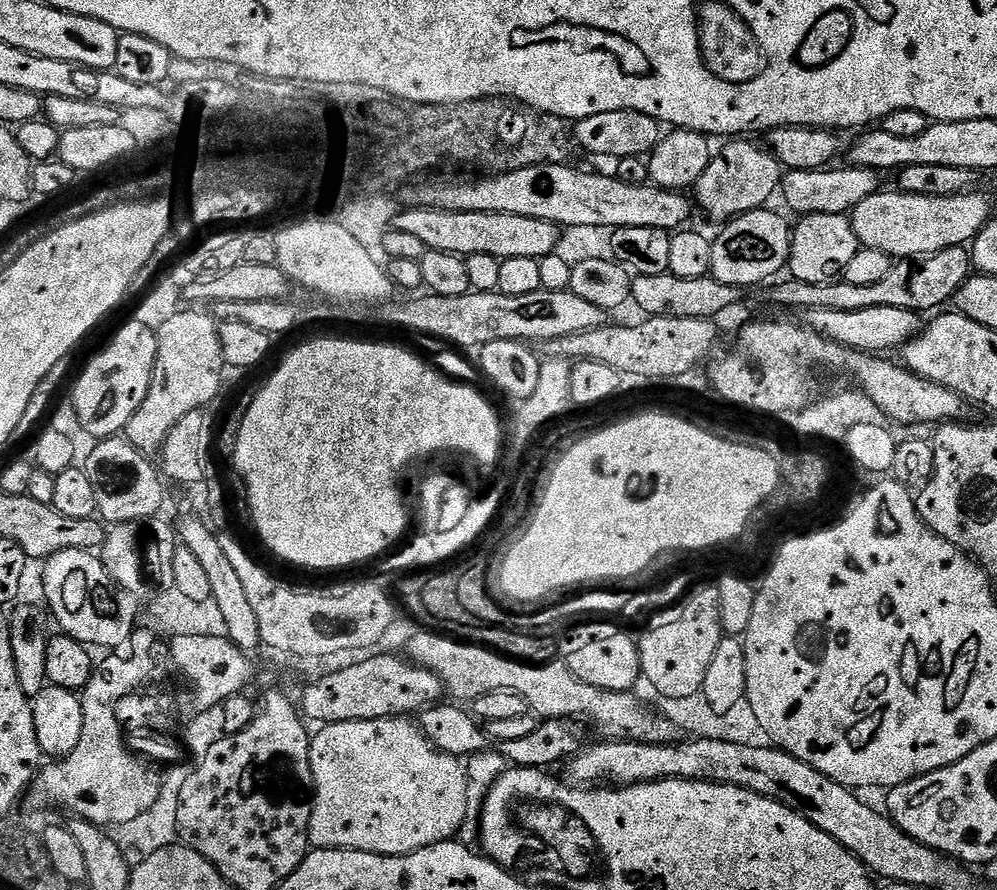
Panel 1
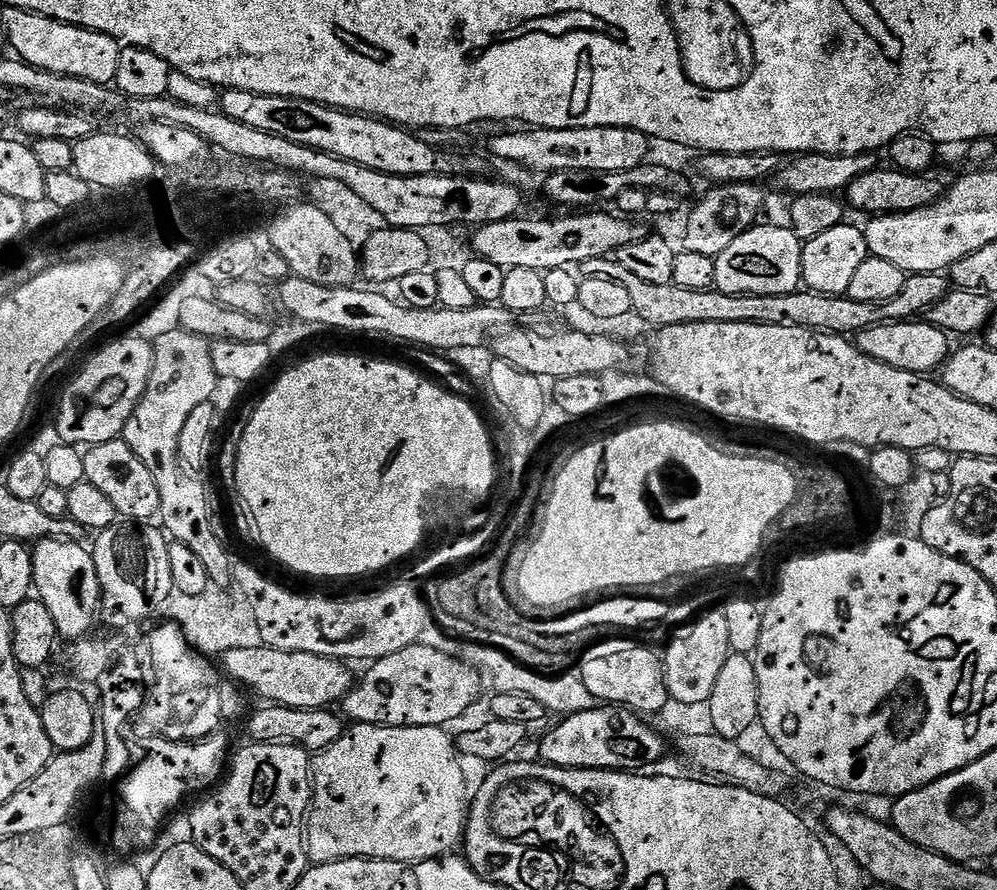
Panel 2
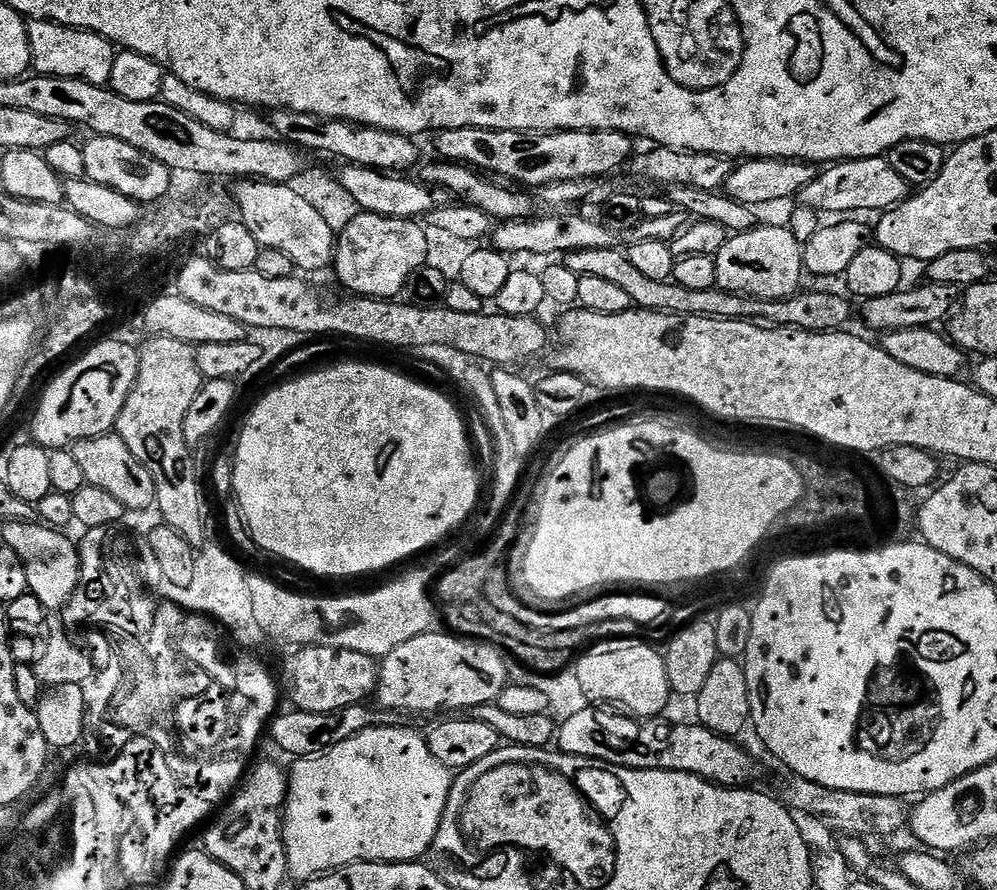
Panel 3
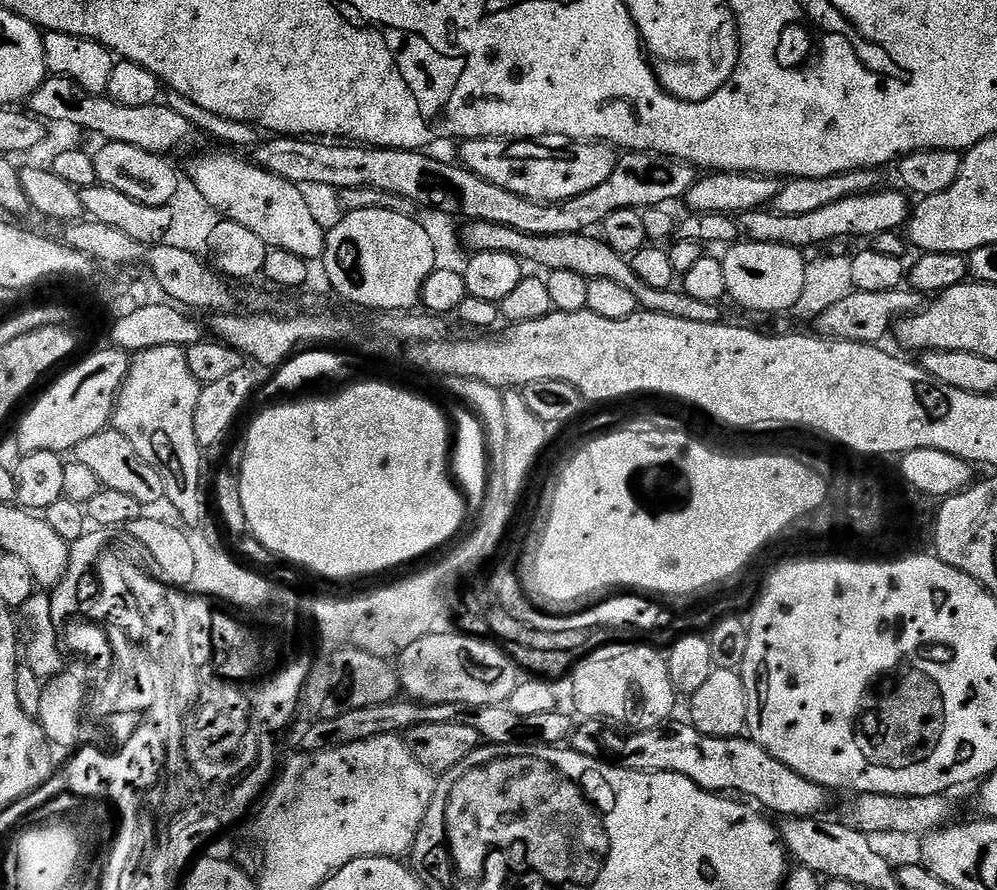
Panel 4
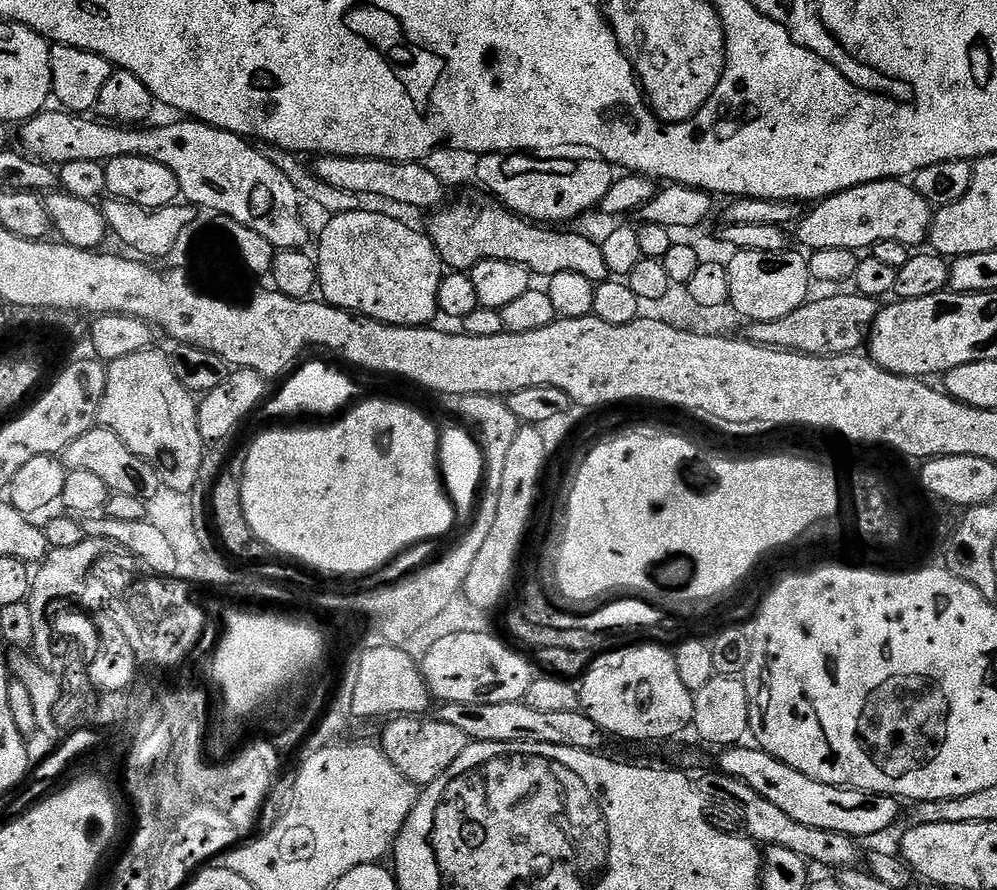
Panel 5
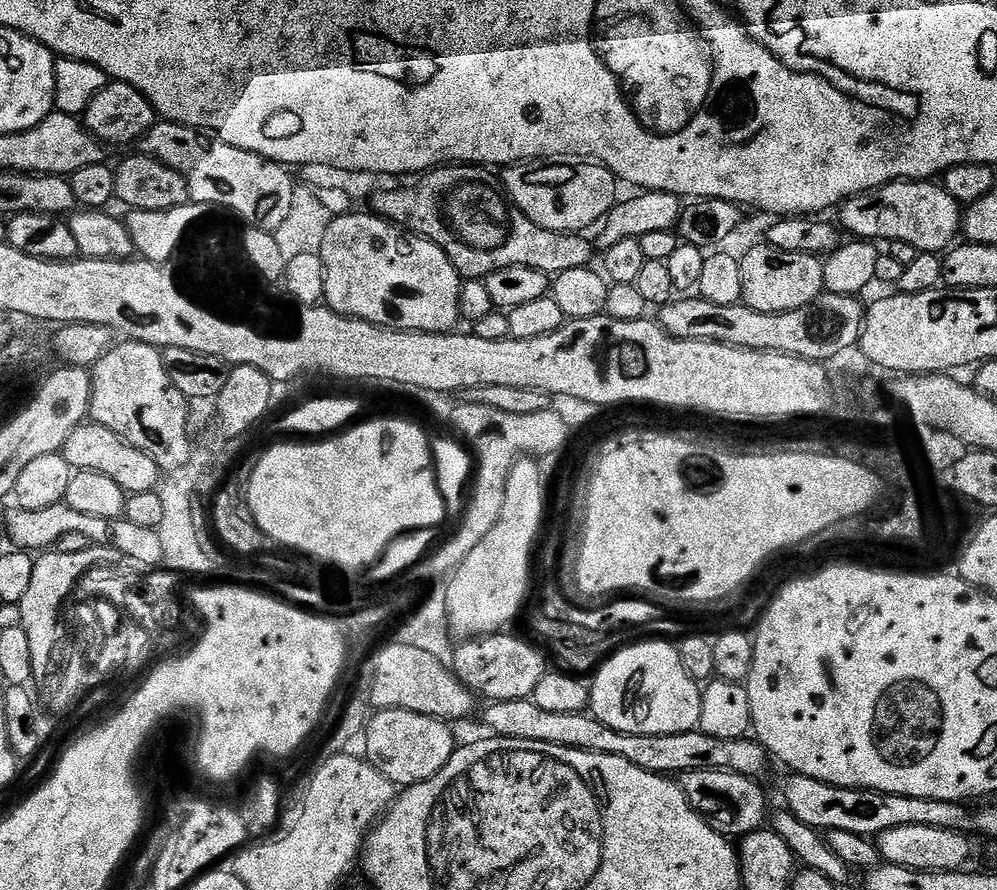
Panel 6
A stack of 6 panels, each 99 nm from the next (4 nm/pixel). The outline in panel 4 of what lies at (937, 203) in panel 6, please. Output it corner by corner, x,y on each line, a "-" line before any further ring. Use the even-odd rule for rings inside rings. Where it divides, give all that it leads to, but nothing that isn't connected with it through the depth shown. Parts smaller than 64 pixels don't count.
877,190
868,192
865,196
842,198
842,202
822,206
821,209
814,210
813,213
802,214
801,217
778,215
770,210
763,209
744,212
738,218
738,225
741,233
751,243
788,245
791,248
801,250
810,246
821,247
834,241
847,239
848,236
873,238
883,232
895,232
903,229
907,225
910,215
909,197
903,191
884,191

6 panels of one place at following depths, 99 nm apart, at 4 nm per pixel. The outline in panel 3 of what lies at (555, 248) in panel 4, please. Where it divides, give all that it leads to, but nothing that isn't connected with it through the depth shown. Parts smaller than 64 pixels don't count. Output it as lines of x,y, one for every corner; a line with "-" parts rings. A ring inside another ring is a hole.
616,246
600,249
578,250
567,252
562,262
578,277
602,278
605,282
614,282
620,289
630,294
633,305
644,308
649,314
669,312
672,316
705,316
715,320
750,320
753,324
765,328
797,328
803,332
835,332
843,329
844,324
852,316
851,299
844,300
843,295
832,291
801,291
785,300
757,300
755,296
741,296
739,292
722,292
714,287
710,290
686,290
686,286
678,286
672,280
654,282
654,278
646,278
630,263
630,258

